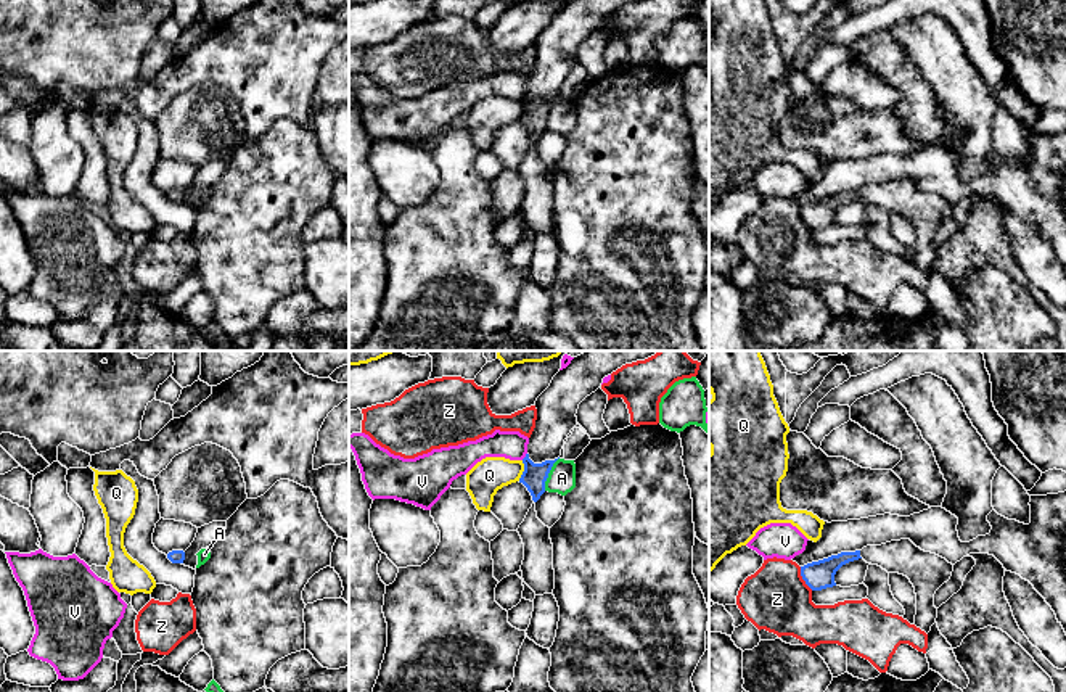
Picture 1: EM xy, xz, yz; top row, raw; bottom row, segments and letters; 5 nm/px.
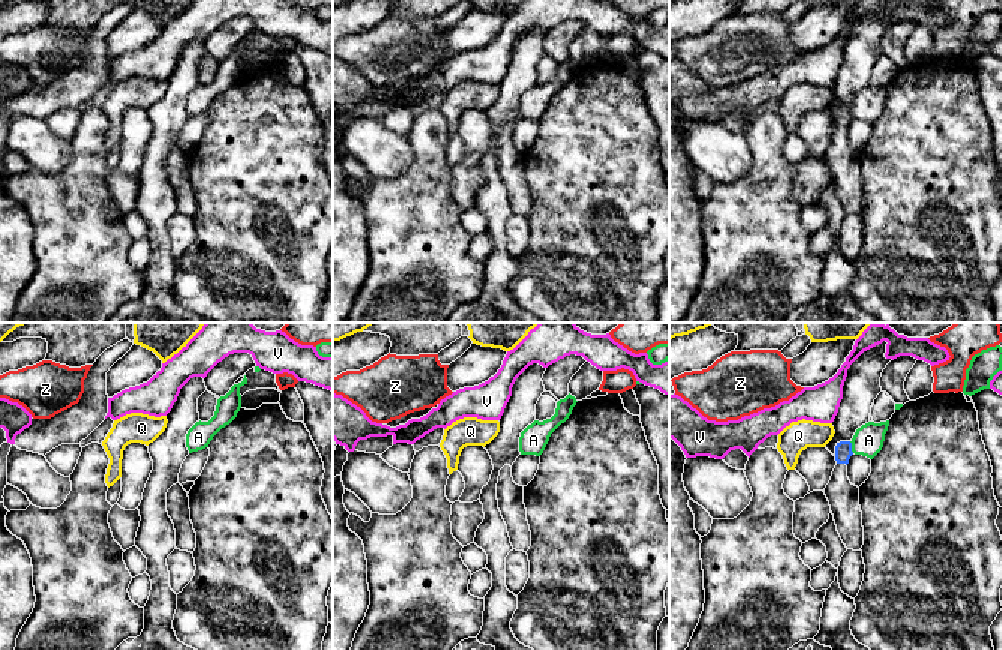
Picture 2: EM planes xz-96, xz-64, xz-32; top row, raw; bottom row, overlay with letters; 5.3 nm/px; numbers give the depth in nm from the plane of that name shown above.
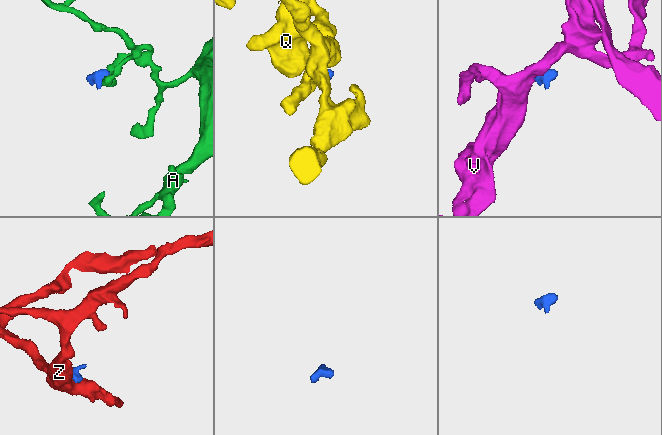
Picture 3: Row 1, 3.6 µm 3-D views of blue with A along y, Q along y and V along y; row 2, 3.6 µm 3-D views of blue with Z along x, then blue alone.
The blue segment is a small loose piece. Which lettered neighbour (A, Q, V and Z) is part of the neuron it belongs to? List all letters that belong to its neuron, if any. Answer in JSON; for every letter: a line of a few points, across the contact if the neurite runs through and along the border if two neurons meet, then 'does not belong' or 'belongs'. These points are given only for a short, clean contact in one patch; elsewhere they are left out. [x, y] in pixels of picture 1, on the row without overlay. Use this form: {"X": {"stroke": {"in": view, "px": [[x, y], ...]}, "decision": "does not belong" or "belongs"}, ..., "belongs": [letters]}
{"A": {"stroke": {"in": "xz", "px": [[558, 97], [544, 129]]}, "decision": "does not belong"}, "Q": {"stroke": {"in": "xz", "px": [[523, 100], [523, 113], [518, 119]]}, "decision": "does not belong"}, "V": {"stroke": {"in": "xz", "px": [[526, 92], [521, 98]]}, "decision": "does not belong"}, "Z": {"stroke": {"in": "yz", "px": [[799, 206], [801, 218], [812, 229]]}, "decision": "does not belong"}, "belongs": []}

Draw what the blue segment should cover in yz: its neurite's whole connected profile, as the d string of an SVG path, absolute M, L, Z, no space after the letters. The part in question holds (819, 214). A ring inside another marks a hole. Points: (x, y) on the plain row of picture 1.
M900 179L807 203L801 206L801 216L812 230L833 227L836 211L859 198L910 219L916 233L915 266L928 274L937 257L934 233L950 219L953 204L936 193L921 190L910 179Z

